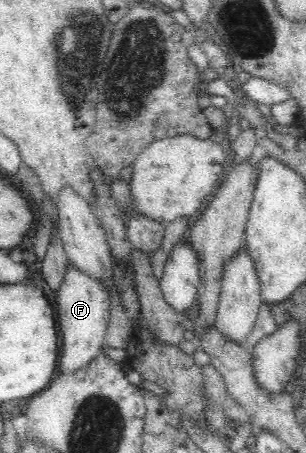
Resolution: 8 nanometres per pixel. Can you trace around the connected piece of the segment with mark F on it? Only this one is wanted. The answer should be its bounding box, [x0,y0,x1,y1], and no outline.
[56,264,110,375]

